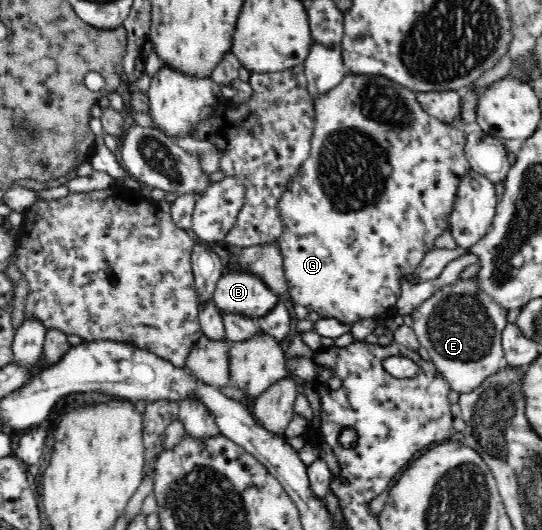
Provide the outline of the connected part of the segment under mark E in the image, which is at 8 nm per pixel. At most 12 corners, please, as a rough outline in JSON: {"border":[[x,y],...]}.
{"border":[[457,278],[410,313],[451,389],[503,366],[507,309]]}

